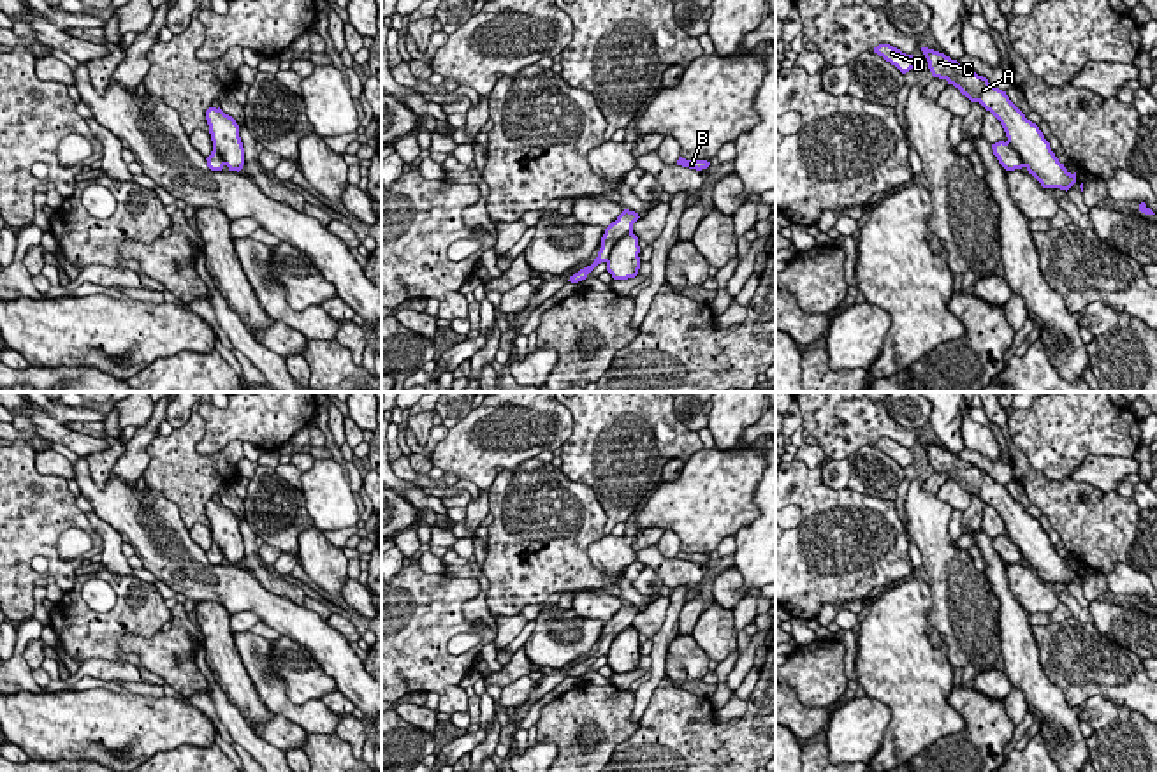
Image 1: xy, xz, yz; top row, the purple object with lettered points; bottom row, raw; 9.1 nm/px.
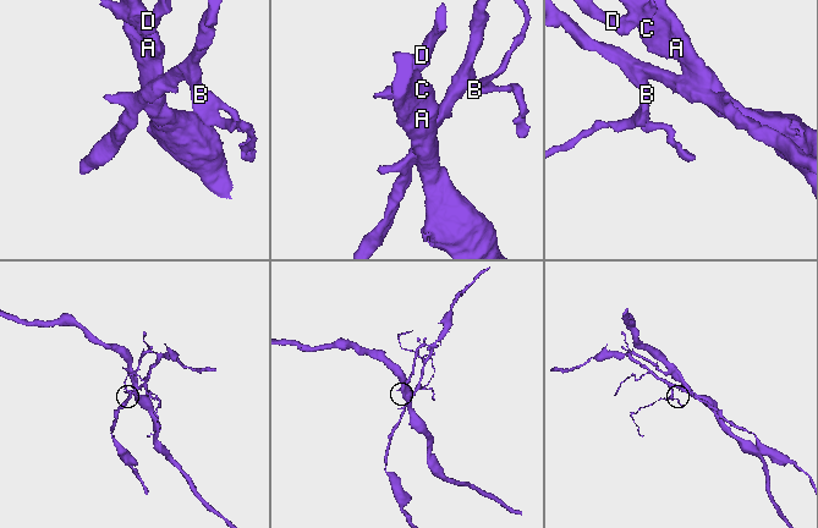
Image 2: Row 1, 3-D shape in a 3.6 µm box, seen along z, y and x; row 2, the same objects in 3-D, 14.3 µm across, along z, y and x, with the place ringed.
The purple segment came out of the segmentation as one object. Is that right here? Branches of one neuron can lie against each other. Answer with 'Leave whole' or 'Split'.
Split

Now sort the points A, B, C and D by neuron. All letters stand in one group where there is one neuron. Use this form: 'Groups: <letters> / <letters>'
Groups: A C / B D

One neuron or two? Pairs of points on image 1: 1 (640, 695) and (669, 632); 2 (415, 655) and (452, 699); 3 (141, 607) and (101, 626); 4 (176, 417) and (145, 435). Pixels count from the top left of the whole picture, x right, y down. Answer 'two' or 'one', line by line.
1: one
2: two
3: one
4: two

